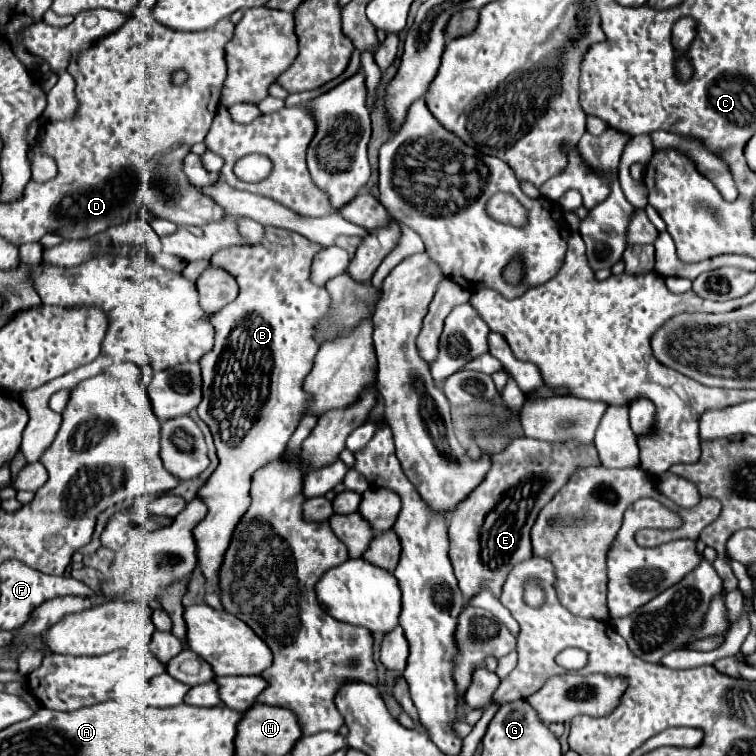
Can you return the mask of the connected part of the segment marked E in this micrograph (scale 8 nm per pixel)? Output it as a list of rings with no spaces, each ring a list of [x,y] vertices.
[[[519,437],[501,453],[491,455],[491,469],[485,479],[453,509],[449,519],[449,557],[463,597],[469,601],[483,589],[501,595],[509,571],[529,559],[529,531],[539,511],[557,495],[579,467],[599,467],[595,443],[547,443]]]

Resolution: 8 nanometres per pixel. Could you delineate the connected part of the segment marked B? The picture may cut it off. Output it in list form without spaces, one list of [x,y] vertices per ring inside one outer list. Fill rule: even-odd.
[[[267,225],[259,245],[225,247],[211,257],[211,265],[229,271],[239,285],[237,299],[225,305],[219,313],[211,315],[211,325],[215,327],[215,347],[199,361],[203,371],[203,401],[197,411],[213,433],[219,465],[207,483],[197,491],[197,497],[207,505],[207,515],[193,527],[193,537],[197,543],[197,565],[215,591],[219,591],[219,569],[229,549],[233,531],[251,505],[249,489],[253,473],[267,463],[277,461],[285,453],[287,441],[305,411],[307,393],[303,391],[303,379],[311,371],[319,349],[319,343],[313,339],[313,327],[329,309],[327,289],[311,285],[309,279],[313,257],[321,249],[325,247],[299,233]]]

